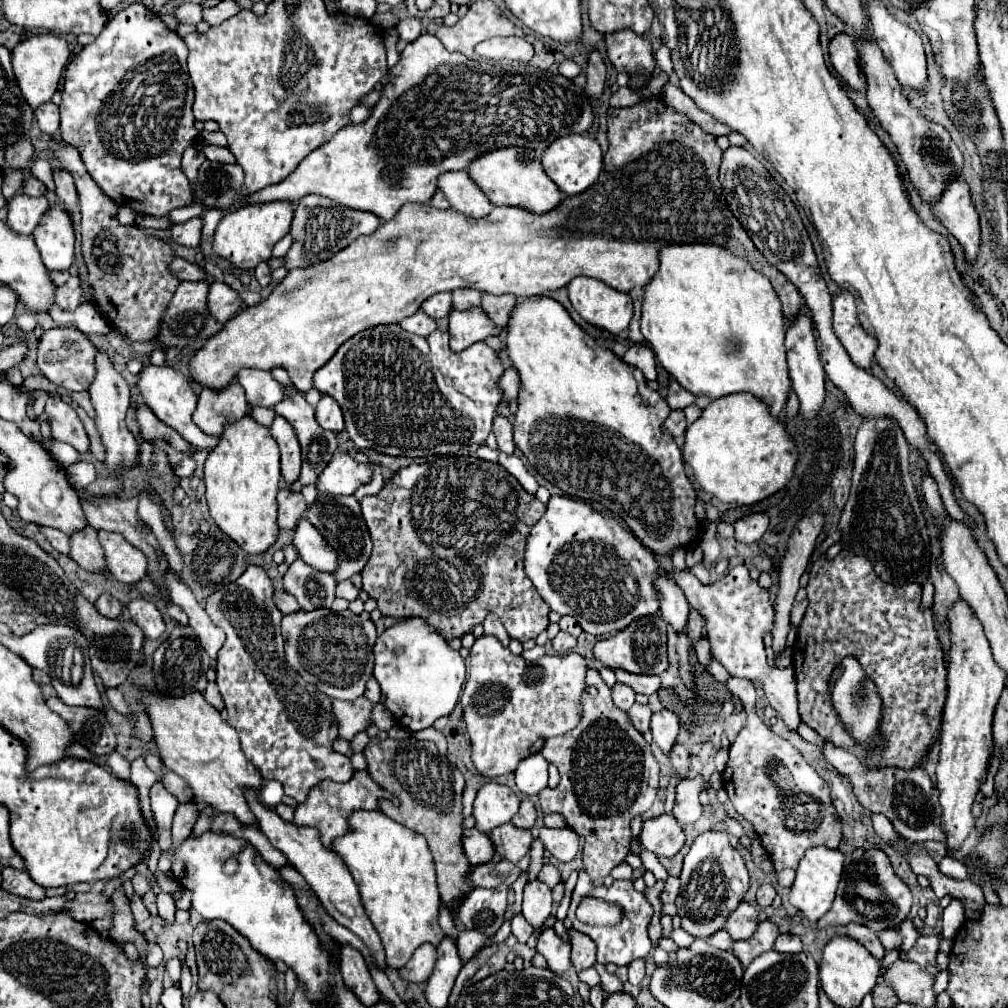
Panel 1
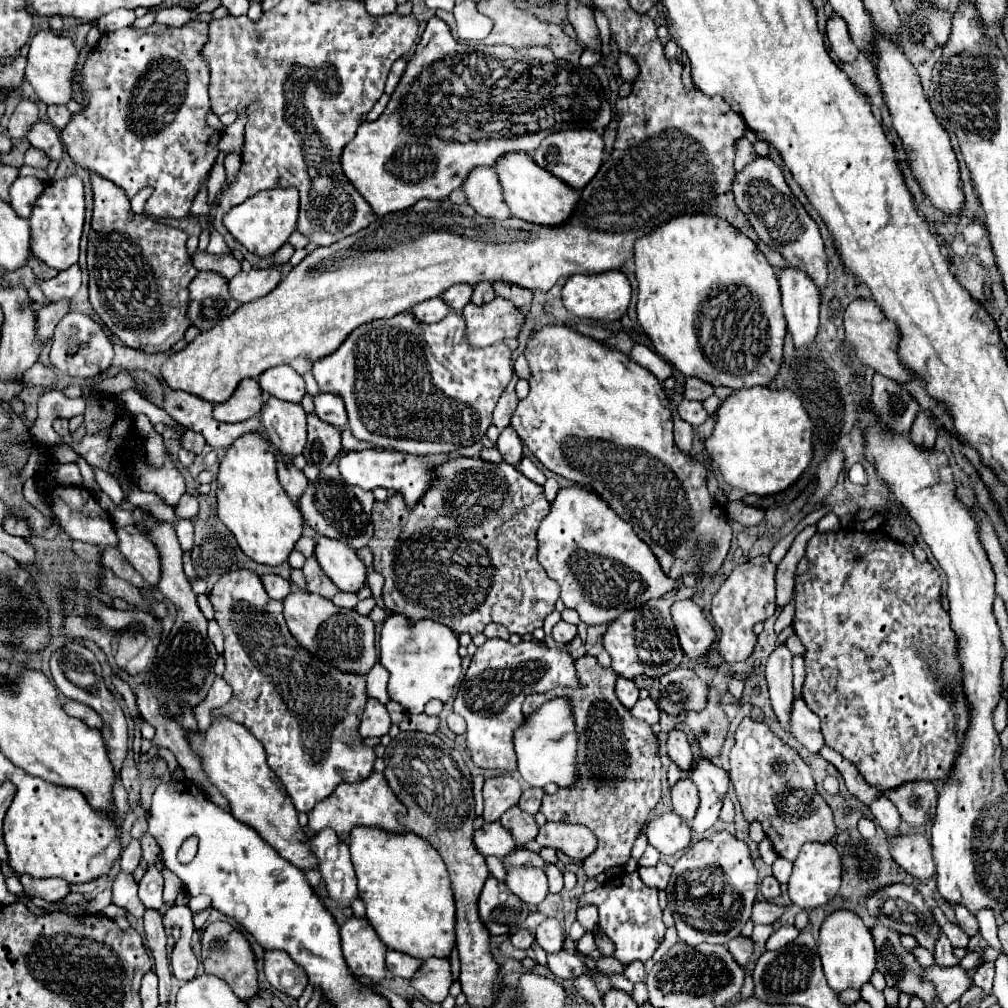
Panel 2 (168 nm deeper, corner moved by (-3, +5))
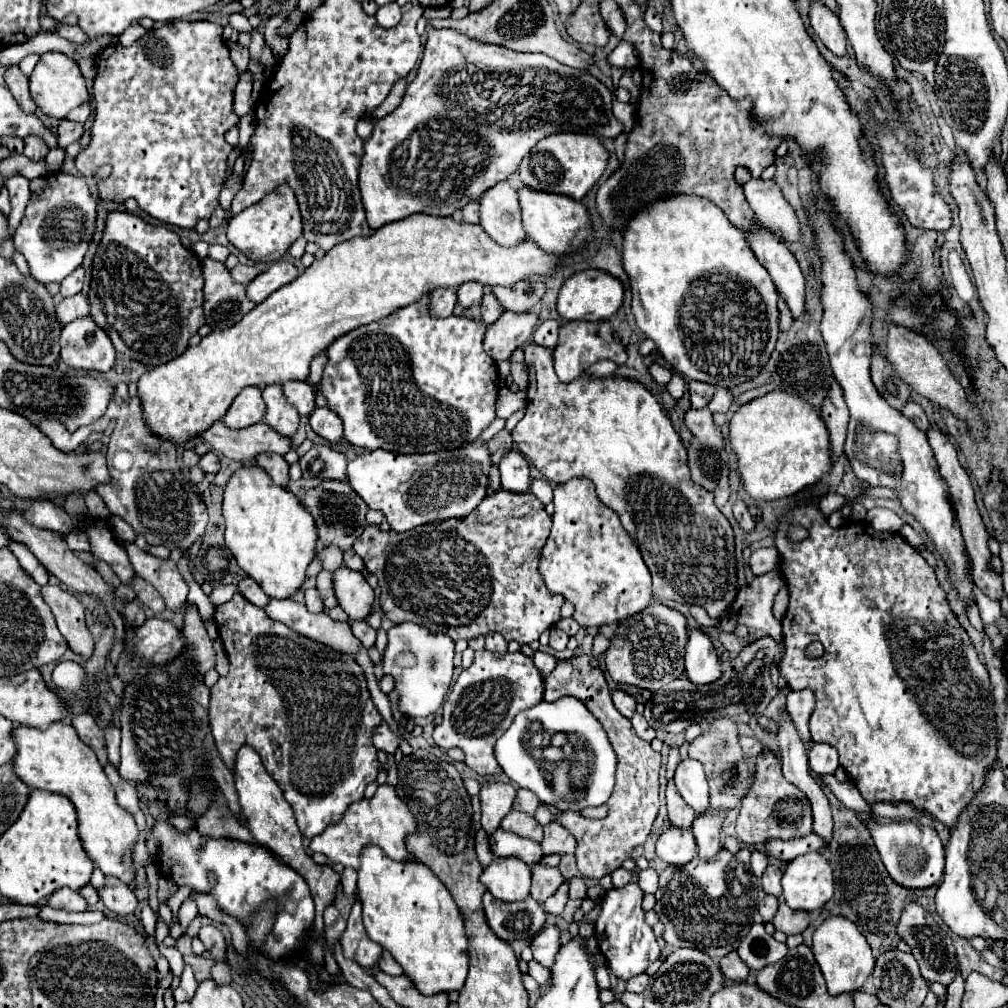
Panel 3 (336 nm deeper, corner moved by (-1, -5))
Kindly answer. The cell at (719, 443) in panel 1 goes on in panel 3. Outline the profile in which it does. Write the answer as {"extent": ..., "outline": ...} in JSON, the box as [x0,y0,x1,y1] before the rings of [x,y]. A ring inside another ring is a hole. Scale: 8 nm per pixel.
{"extent":[728,391,832,501],"outline":[[[770,391],[764,397],[740,405],[740,409],[730,419],[728,443],[736,455],[736,475],[744,485],[746,493],[754,499],[774,501],[790,497],[798,493],[802,487],[816,483],[824,473],[830,473],[832,469],[828,431],[822,417],[816,411],[812,411],[812,407],[806,405],[806,401],[786,391]]]}

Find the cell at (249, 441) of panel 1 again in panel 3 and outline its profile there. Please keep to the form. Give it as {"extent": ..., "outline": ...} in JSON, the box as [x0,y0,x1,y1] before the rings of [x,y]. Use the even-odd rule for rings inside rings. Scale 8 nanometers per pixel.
{"extent":[222,465,316,599],"outline":[[[244,465],[228,479],[222,515],[226,521],[226,545],[242,571],[258,581],[272,599],[290,597],[304,583],[306,567],[316,553],[314,517],[292,491],[278,487],[258,465]]]}

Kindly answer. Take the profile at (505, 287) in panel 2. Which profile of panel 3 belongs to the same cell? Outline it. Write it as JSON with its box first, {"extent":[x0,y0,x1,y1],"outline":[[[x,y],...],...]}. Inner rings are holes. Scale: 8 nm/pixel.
{"extent":[492,281,544,313],"outline":[[[520,281],[512,287],[494,287],[492,293],[496,295],[496,299],[502,303],[504,309],[514,311],[514,313],[526,313],[530,311],[540,297],[544,295],[544,283],[530,283],[530,281]]]}

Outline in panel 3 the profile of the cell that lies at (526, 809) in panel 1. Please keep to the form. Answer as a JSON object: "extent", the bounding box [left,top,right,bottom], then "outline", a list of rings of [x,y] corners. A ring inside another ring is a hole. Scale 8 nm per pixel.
{"extent":[514,789,540,815],"outline":[[[518,789],[518,795],[514,799],[516,811],[524,811],[528,815],[534,815],[538,807],[540,807],[540,799],[530,789]]]}

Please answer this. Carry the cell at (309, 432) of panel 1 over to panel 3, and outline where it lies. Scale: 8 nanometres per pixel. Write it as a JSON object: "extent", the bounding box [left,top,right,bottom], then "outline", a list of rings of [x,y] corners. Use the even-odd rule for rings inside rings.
{"extent":[300,445,346,481],"outline":[[[314,445],[300,457],[304,479],[340,479],[346,481],[346,457],[328,445]]]}

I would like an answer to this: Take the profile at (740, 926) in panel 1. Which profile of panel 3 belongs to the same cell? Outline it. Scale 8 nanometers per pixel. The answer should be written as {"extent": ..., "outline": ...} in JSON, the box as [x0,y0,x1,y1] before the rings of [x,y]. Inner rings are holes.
{"extent":[772,903,810,935],"outline":[[[780,903],[772,919],[772,925],[776,931],[794,935],[794,933],[802,933],[810,925],[810,917],[806,911],[796,911],[796,909],[790,909],[786,903]]]}

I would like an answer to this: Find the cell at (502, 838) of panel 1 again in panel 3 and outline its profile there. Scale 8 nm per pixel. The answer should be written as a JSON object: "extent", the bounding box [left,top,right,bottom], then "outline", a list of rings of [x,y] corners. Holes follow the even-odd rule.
{"extent":[502,811,542,843],"outline":[[[510,811],[502,819],[502,829],[510,831],[510,833],[516,833],[520,837],[532,839],[536,843],[542,841],[542,827],[536,823],[534,817],[526,815],[526,813],[520,813],[520,811]]]}

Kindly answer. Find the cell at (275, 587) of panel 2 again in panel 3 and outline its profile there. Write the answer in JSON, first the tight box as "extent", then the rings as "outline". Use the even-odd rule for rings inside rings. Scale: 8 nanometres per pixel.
{"extent":[238,577,270,607],"outline":[[[244,577],[244,579],[240,581],[238,591],[240,591],[246,599],[250,599],[250,603],[254,603],[254,605],[258,605],[258,607],[266,607],[266,603],[270,603],[270,597],[268,597],[268,595],[262,591],[262,587],[258,587],[258,583],[256,583],[254,579],[250,579],[250,577]]]}

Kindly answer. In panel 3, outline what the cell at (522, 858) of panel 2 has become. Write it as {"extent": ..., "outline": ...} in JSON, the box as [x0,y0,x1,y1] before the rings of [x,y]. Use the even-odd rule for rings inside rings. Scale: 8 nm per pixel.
{"extent":[530,863,564,903],"outline":[[[536,863],[531,870],[531,875],[530,895],[538,903],[544,903],[564,883],[564,877],[558,871],[558,867],[544,867]]]}

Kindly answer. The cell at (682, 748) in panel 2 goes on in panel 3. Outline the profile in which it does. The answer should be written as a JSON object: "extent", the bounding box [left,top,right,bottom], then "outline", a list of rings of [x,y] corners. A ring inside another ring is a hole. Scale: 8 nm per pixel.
{"extent":[674,759,708,813],"outline":[[[682,759],[676,767],[674,781],[676,781],[678,793],[696,813],[708,811],[708,783],[704,777],[702,763],[694,759]]]}

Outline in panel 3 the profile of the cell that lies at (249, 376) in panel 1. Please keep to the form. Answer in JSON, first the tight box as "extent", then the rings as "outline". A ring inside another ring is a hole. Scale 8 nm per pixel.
{"extent":[282,381,316,415],"outline":[[[286,381],[282,383],[282,393],[286,395],[286,401],[296,407],[300,415],[310,415],[316,407],[316,387],[308,381]]]}

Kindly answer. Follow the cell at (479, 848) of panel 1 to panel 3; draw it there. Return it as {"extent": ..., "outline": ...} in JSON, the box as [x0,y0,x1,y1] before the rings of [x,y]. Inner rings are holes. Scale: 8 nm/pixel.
{"extent":[490,829,542,865],"outline":[[[498,829],[496,833],[490,835],[490,851],[494,853],[494,857],[500,859],[508,859],[508,857],[522,859],[526,865],[534,865],[542,859],[540,843],[518,837],[504,829]]]}

